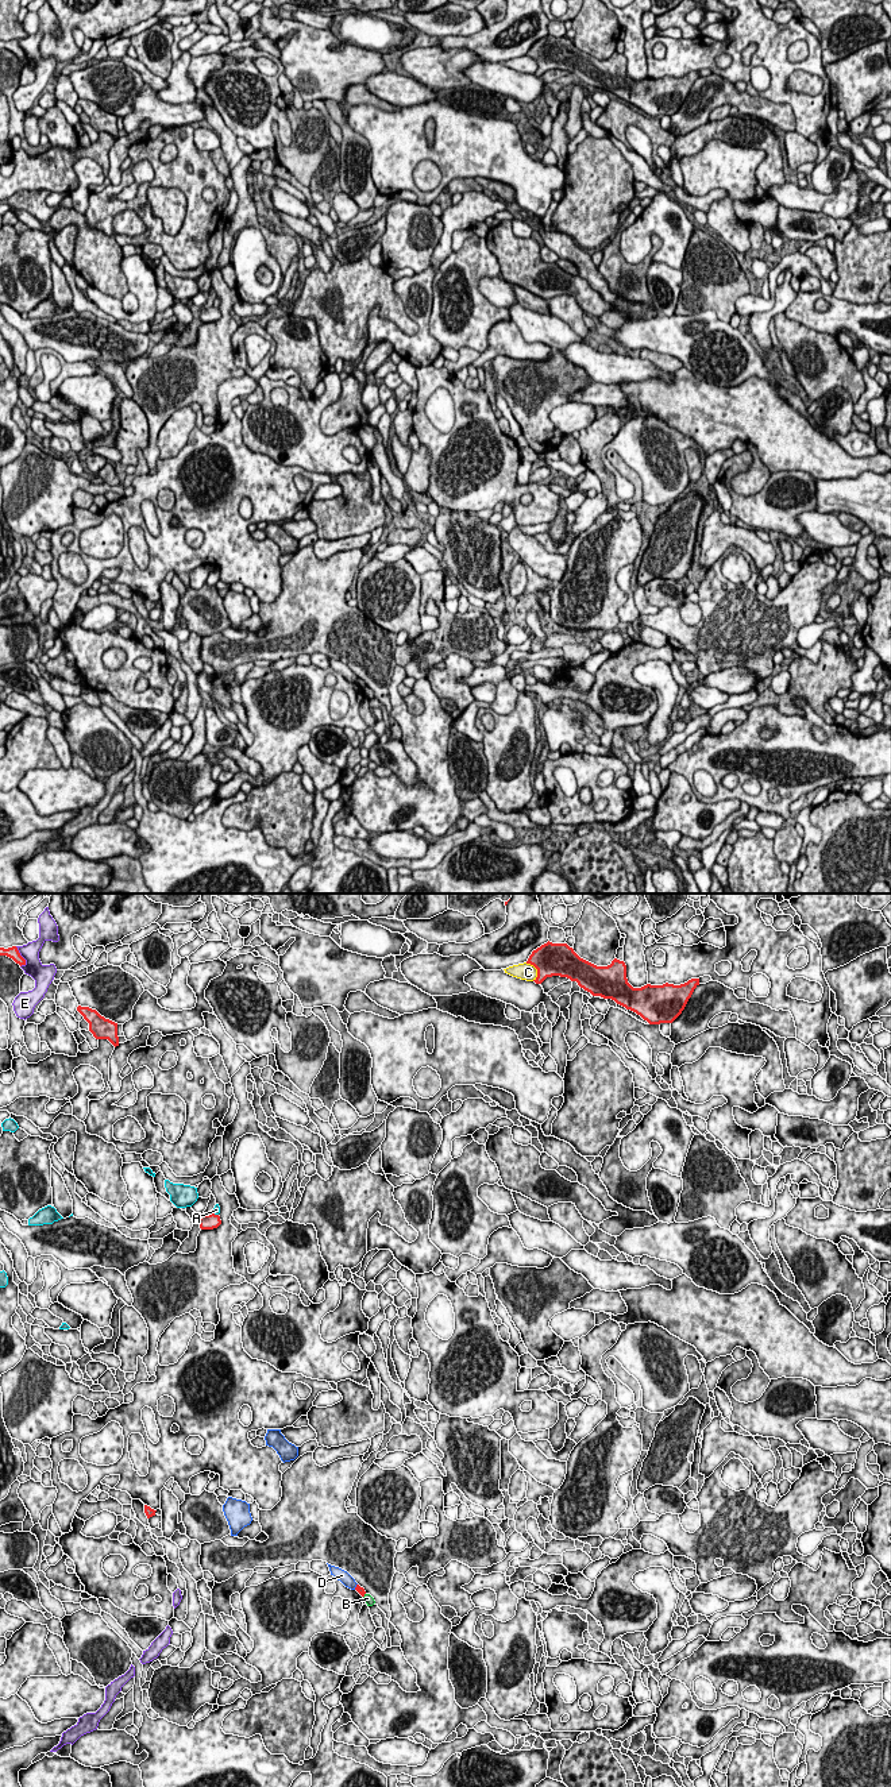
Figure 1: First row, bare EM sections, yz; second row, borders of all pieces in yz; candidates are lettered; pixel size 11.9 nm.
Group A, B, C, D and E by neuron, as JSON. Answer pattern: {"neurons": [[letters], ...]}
{"neurons": [["A"], ["B"], ["C"], ["D"], ["E"]]}

